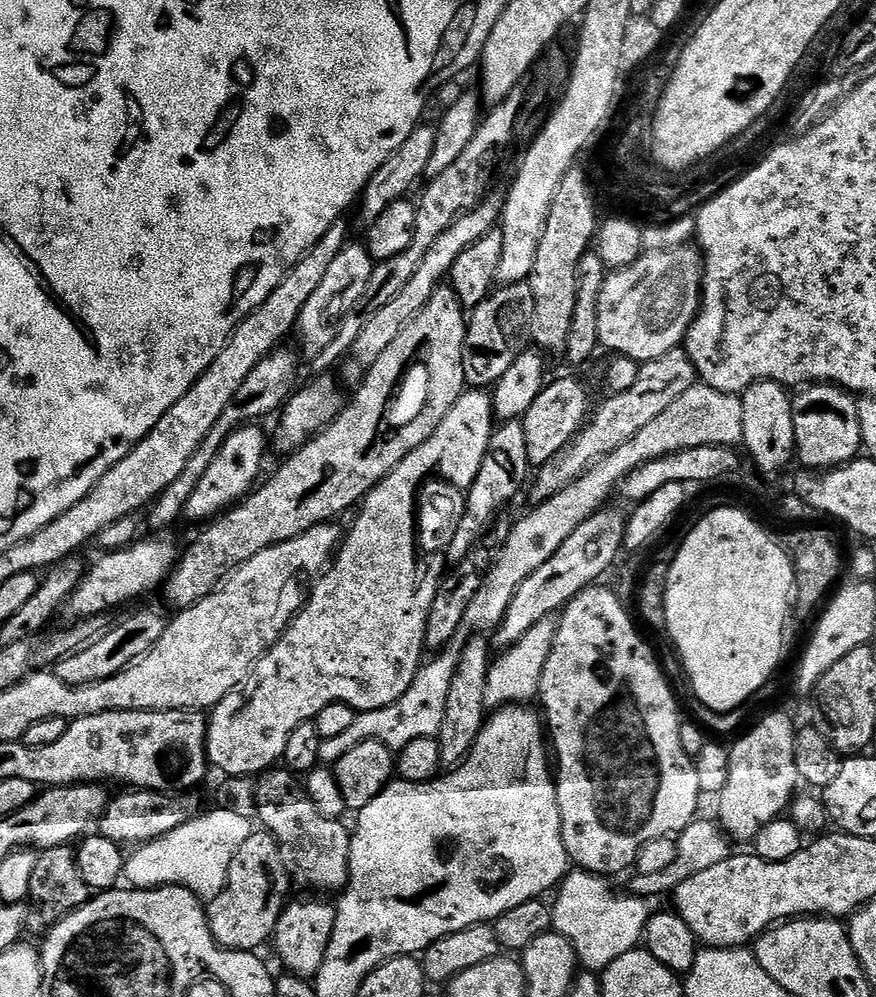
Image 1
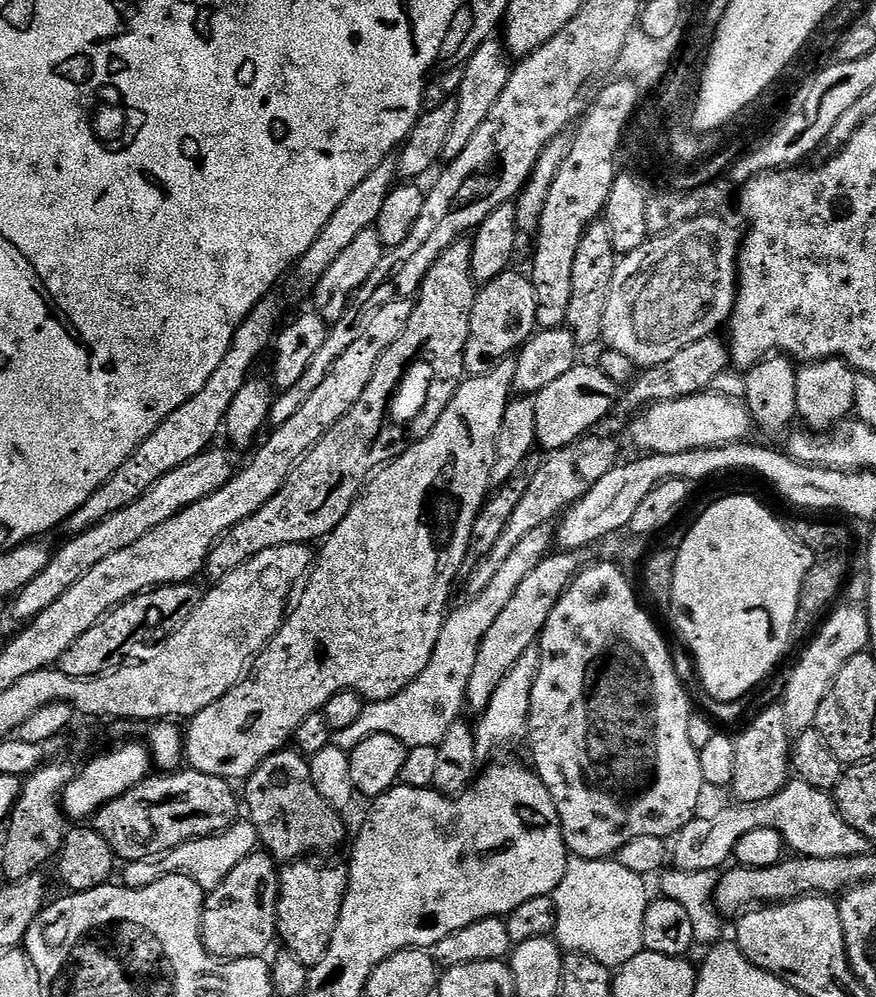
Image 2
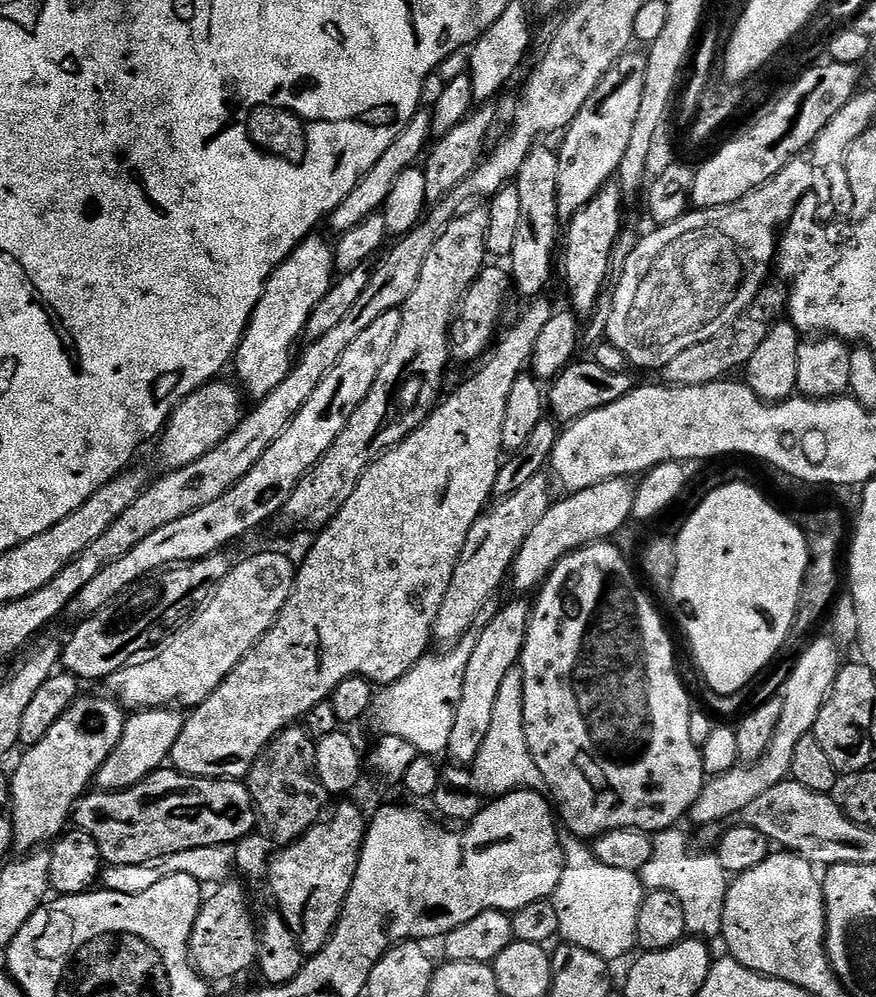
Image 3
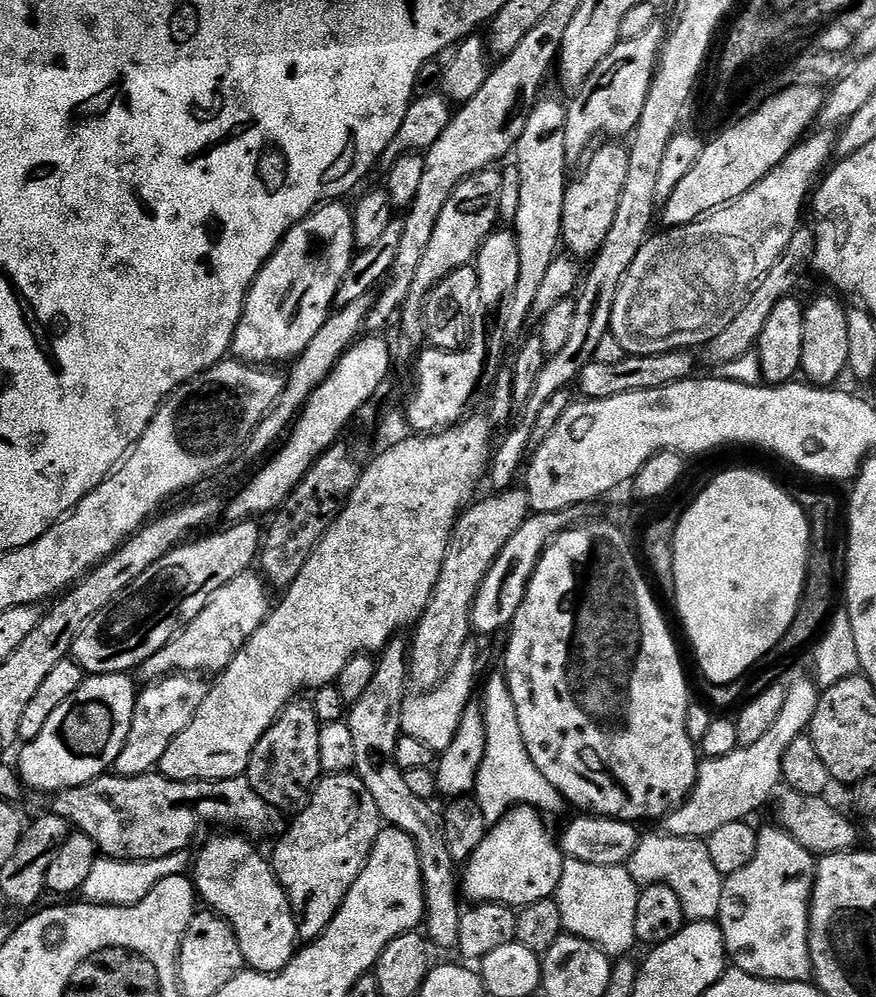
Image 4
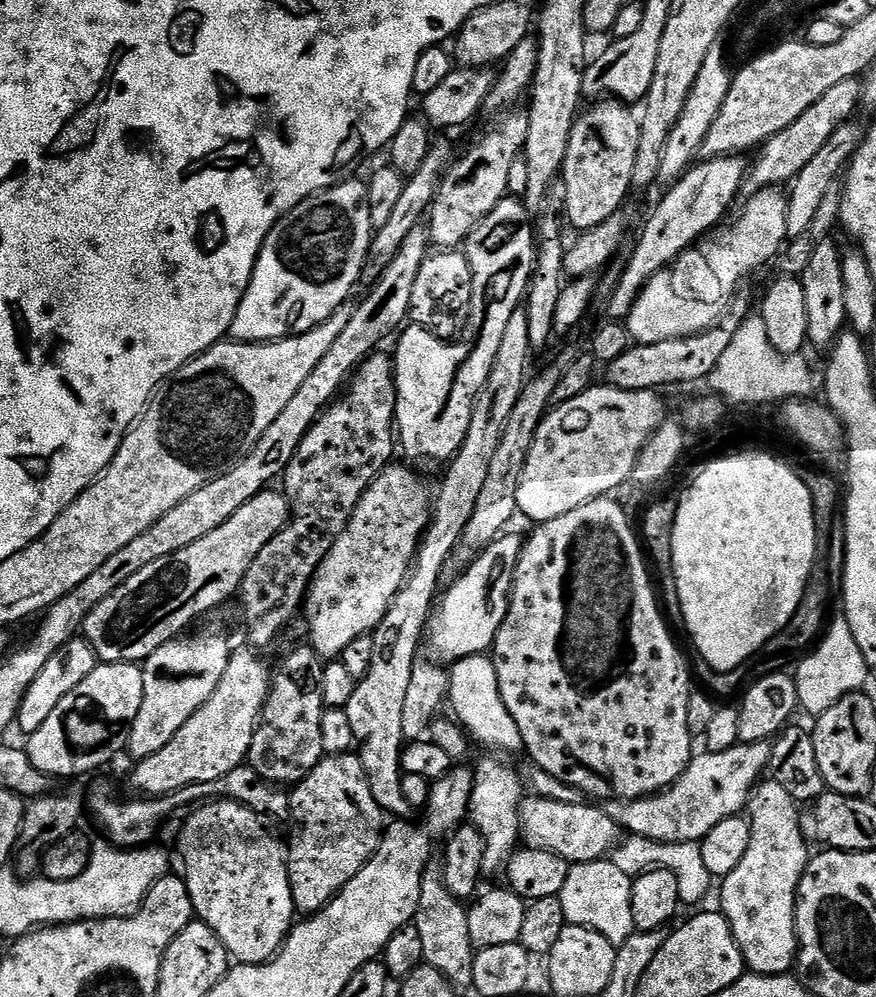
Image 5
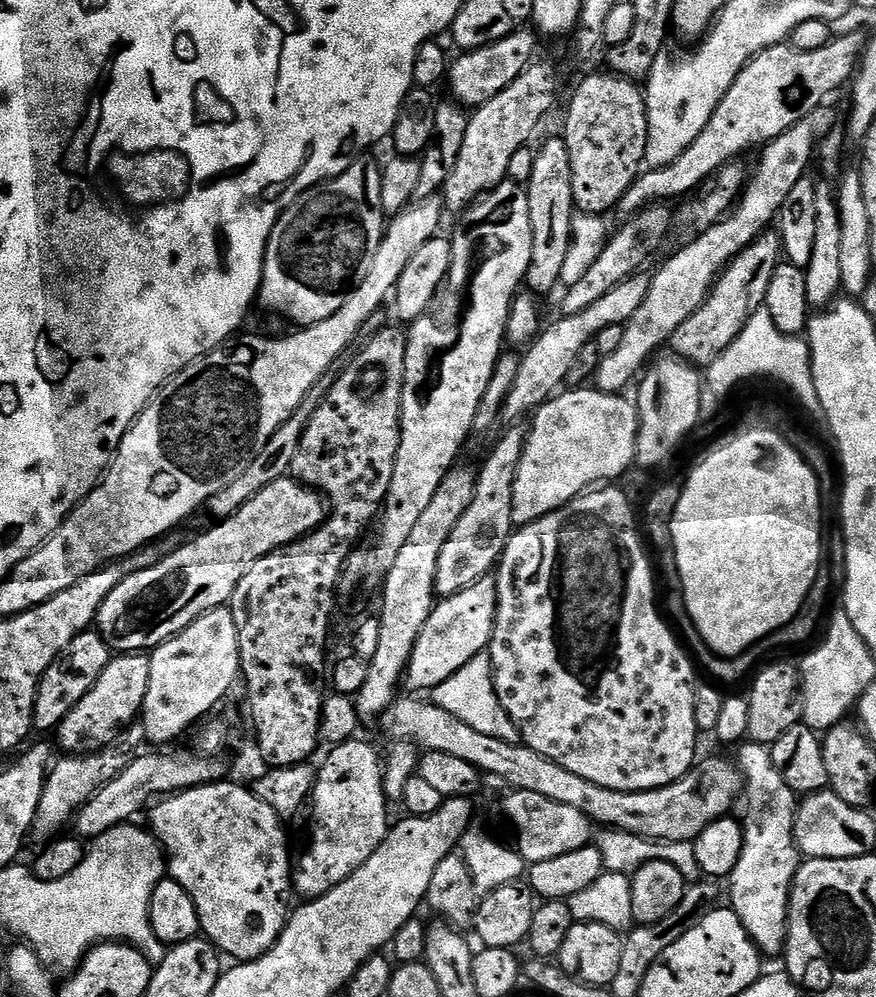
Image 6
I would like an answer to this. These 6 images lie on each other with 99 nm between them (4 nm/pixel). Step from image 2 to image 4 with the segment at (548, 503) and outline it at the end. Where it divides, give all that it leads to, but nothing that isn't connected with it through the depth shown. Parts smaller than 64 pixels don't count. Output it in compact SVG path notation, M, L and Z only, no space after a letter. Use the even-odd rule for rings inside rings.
M513 486L492 495L496 496L477 499L469 504L457 520L452 541L448 544L446 562L442 562L438 586L434 586L434 594L430 594L430 602L411 633L410 680L415 687L417 684L420 692L437 688L448 677L450 670L454 670L462 650L470 642L471 636L468 635L474 632L472 607L482 582L490 566L494 566L498 554L502 554L502 546L510 542L518 526L522 526L532 512L532 504L523 487Z

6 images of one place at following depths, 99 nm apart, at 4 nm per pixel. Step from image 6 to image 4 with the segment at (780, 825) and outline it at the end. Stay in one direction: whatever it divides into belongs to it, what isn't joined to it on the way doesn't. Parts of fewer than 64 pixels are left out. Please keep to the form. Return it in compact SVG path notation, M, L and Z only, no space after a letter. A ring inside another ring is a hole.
M760 828L758 850L748 866L724 880L718 923L735 971L763 980L811 981L810 910L817 861L785 828Z

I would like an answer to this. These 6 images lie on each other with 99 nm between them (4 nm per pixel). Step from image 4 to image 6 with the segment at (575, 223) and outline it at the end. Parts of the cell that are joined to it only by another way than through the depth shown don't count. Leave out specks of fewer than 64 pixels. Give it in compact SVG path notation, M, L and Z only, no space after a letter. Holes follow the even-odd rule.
M603 74L588 76L576 88L568 104L562 138L570 150L570 170L574 174L574 202L581 213L598 216L619 205L620 199L645 167L644 155L648 145L648 101L641 85L624 76Z

